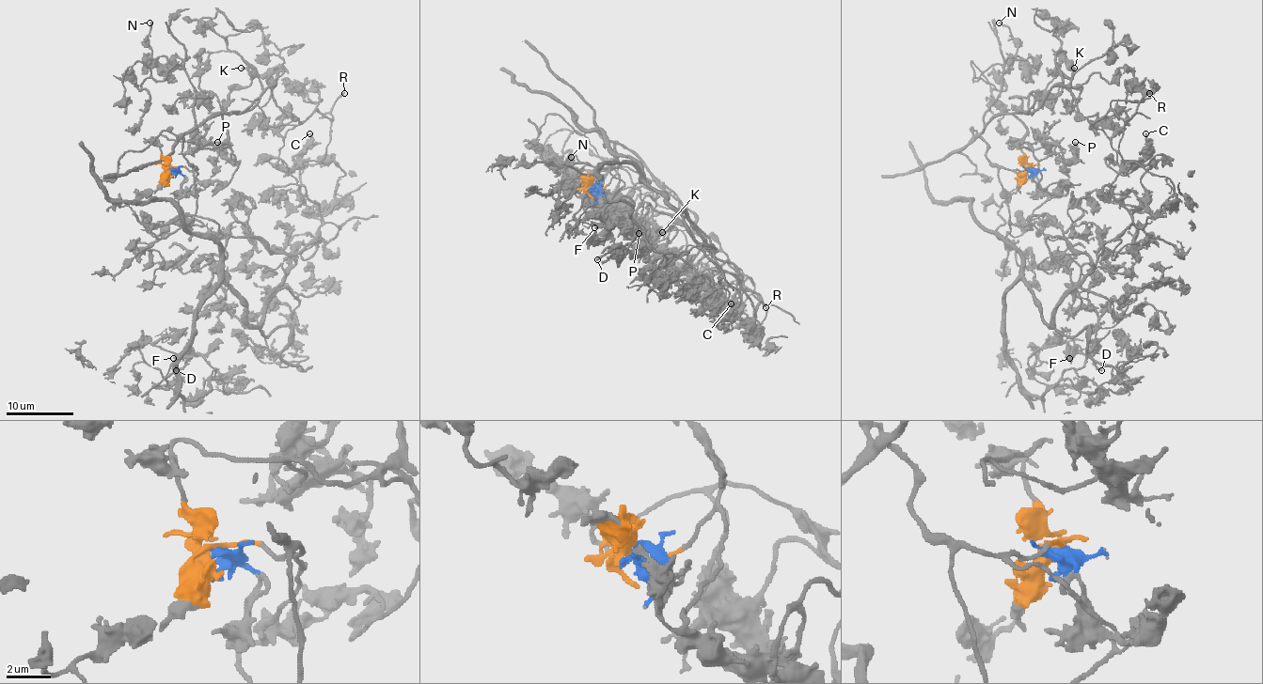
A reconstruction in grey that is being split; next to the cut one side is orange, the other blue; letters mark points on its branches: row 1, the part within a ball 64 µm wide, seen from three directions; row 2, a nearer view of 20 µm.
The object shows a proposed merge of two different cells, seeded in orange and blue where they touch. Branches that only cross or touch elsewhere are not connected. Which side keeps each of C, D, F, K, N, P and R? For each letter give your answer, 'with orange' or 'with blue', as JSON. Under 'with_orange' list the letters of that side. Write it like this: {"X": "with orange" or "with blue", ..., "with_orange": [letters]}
{"C": "with orange", "D": "with blue", "F": "with blue", "K": "with orange", "N": "with orange", "P": "with orange", "R": "with orange", "with_orange": ["C", "K", "N", "P", "R"]}

